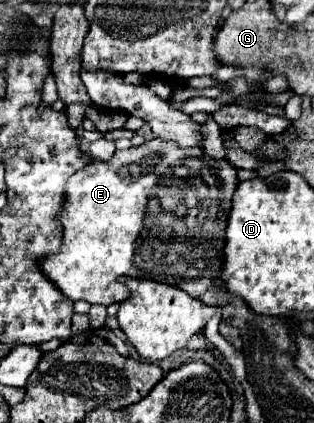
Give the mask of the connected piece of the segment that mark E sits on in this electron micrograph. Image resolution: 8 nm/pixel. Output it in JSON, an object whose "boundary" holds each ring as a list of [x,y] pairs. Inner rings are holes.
{"boundary":[[[151,139],[139,147],[115,151],[109,161],[91,163],[65,183],[65,199],[59,211],[63,241],[55,255],[39,259],[39,269],[73,303],[121,303],[127,297],[119,281],[123,275],[161,281],[187,291],[191,297],[201,297],[211,283],[225,289],[219,279],[223,265],[223,231],[235,187],[235,169],[227,161],[217,165],[217,161],[199,147],[181,151],[175,143]]]}

